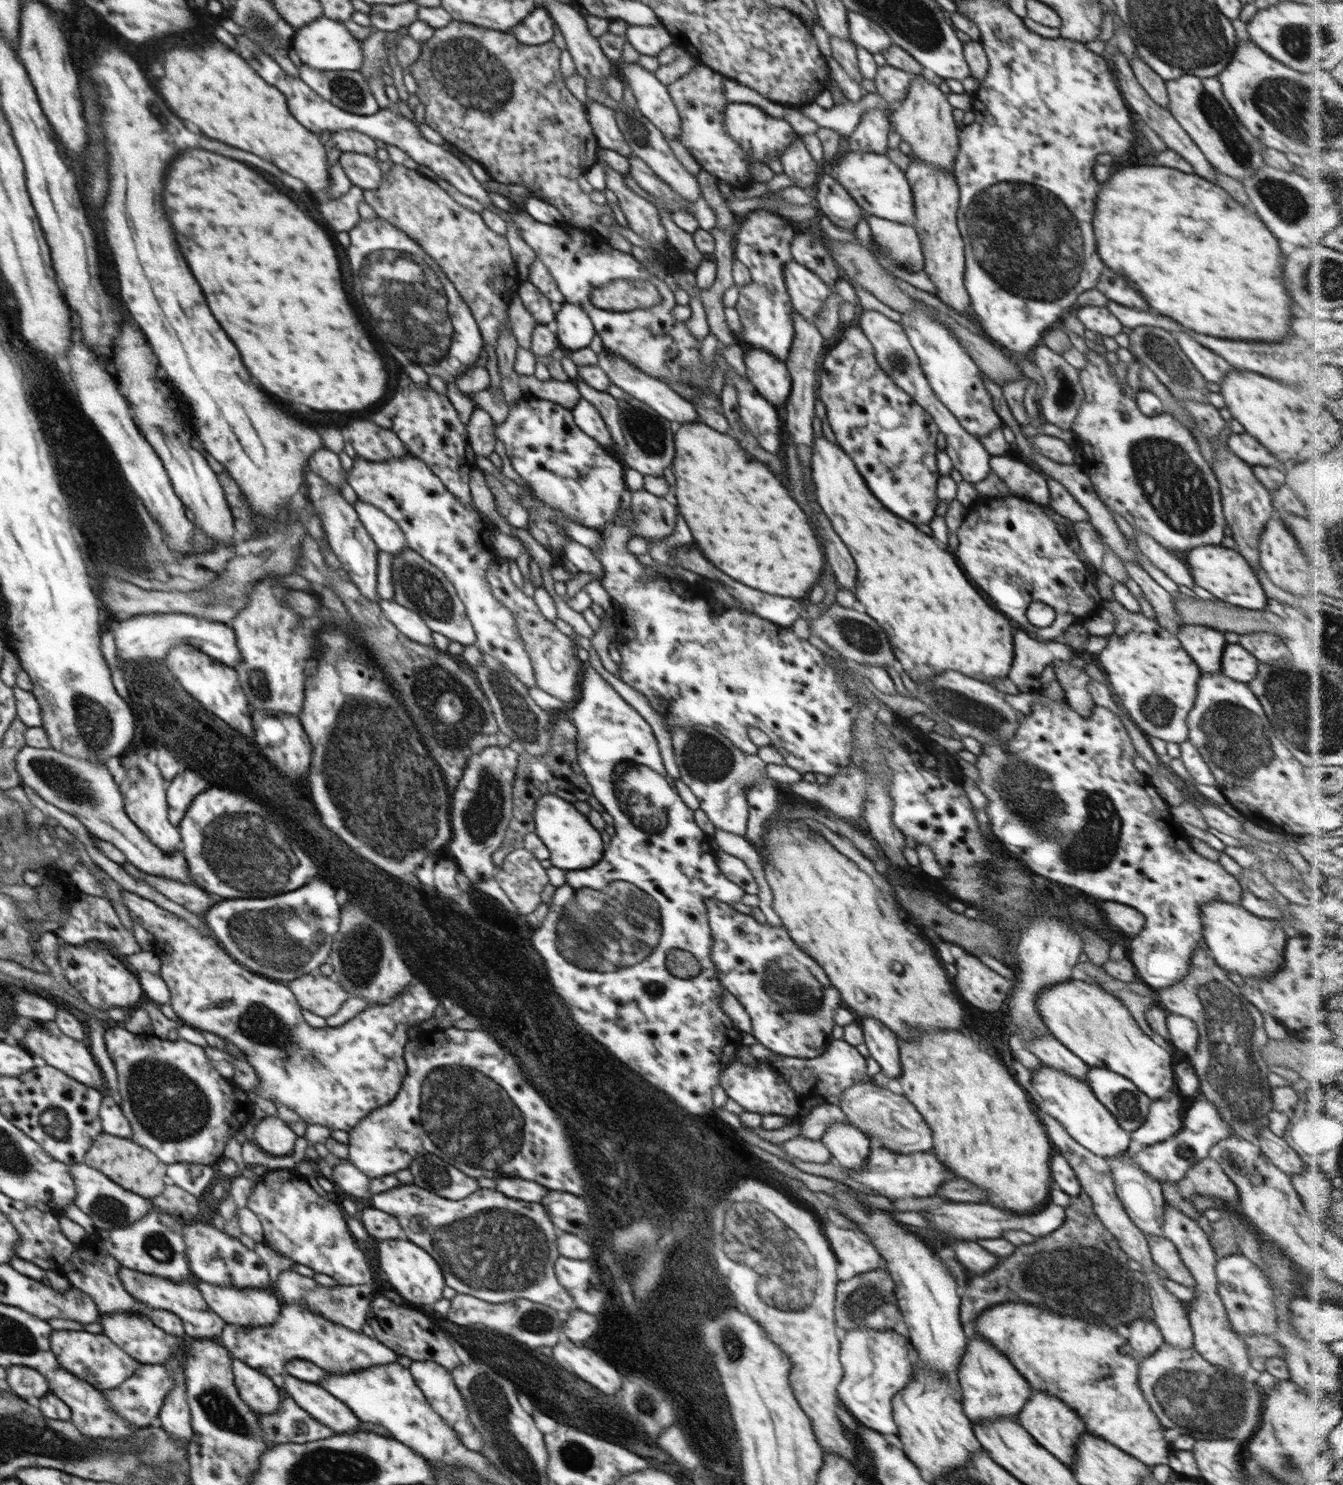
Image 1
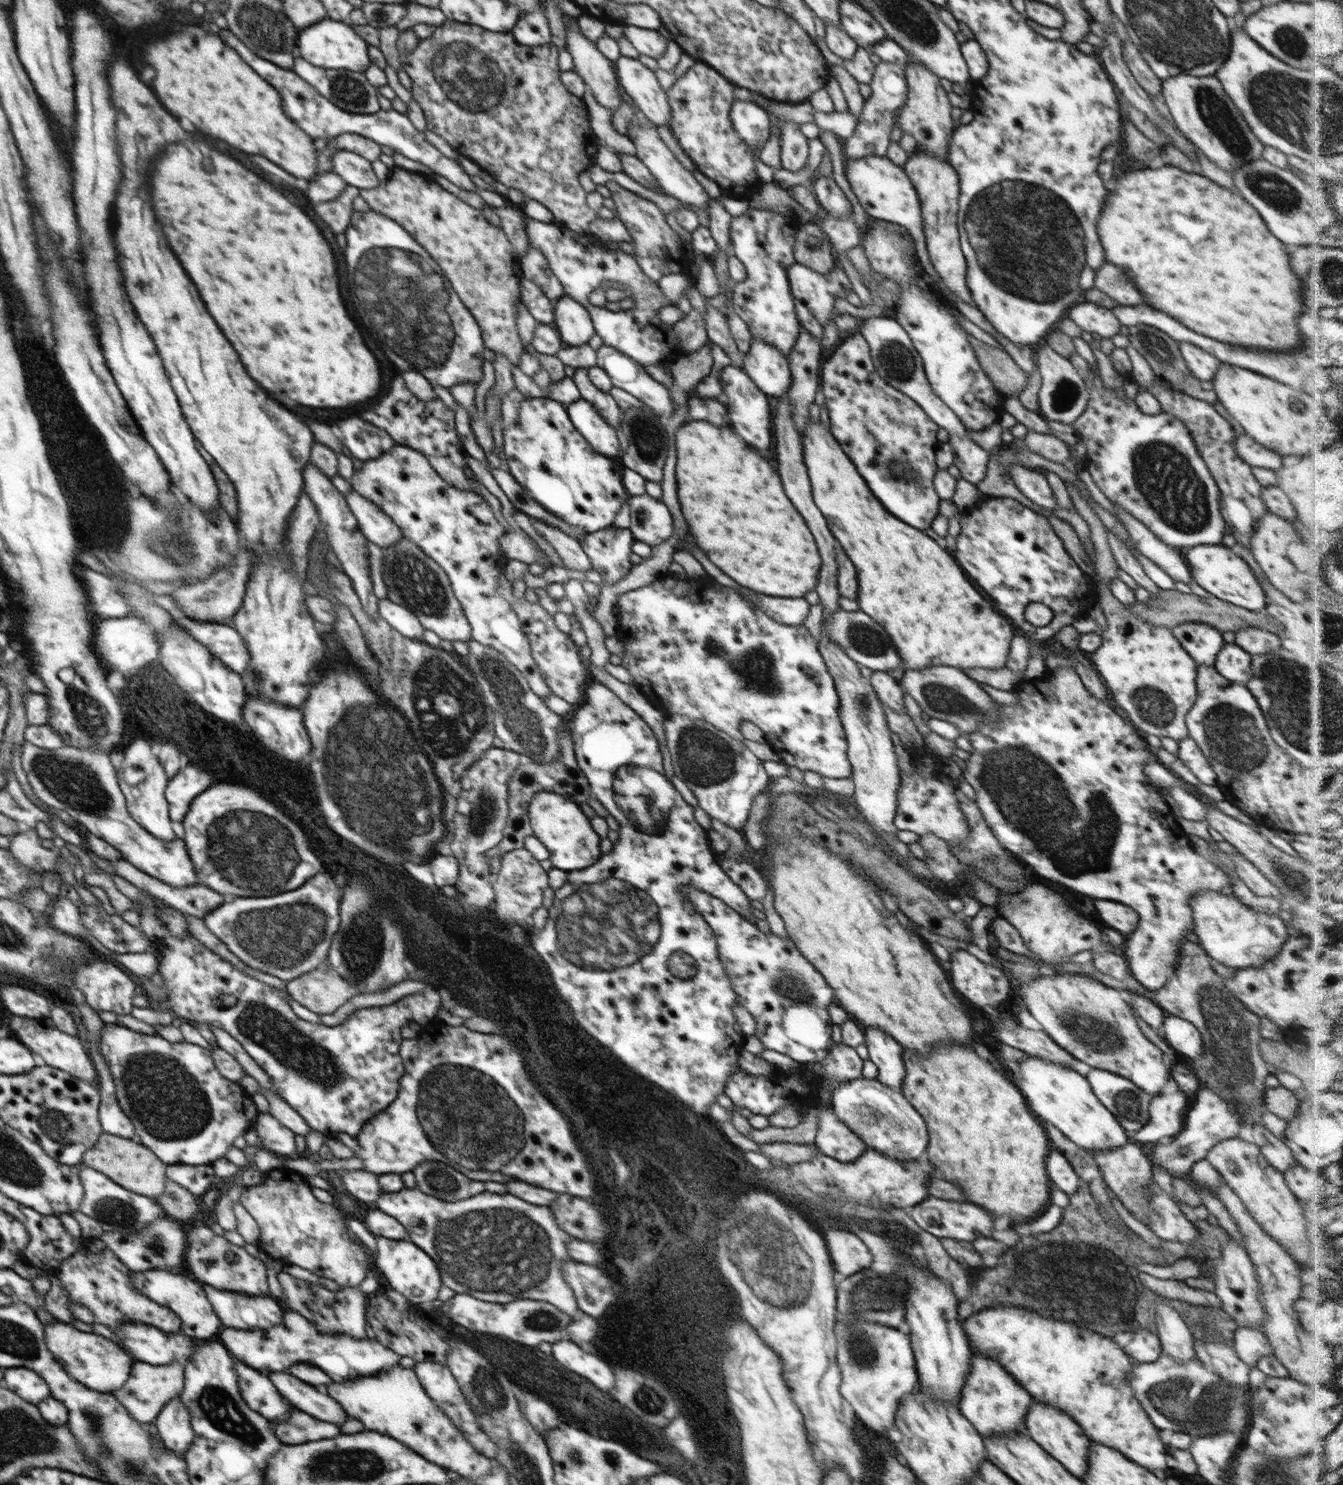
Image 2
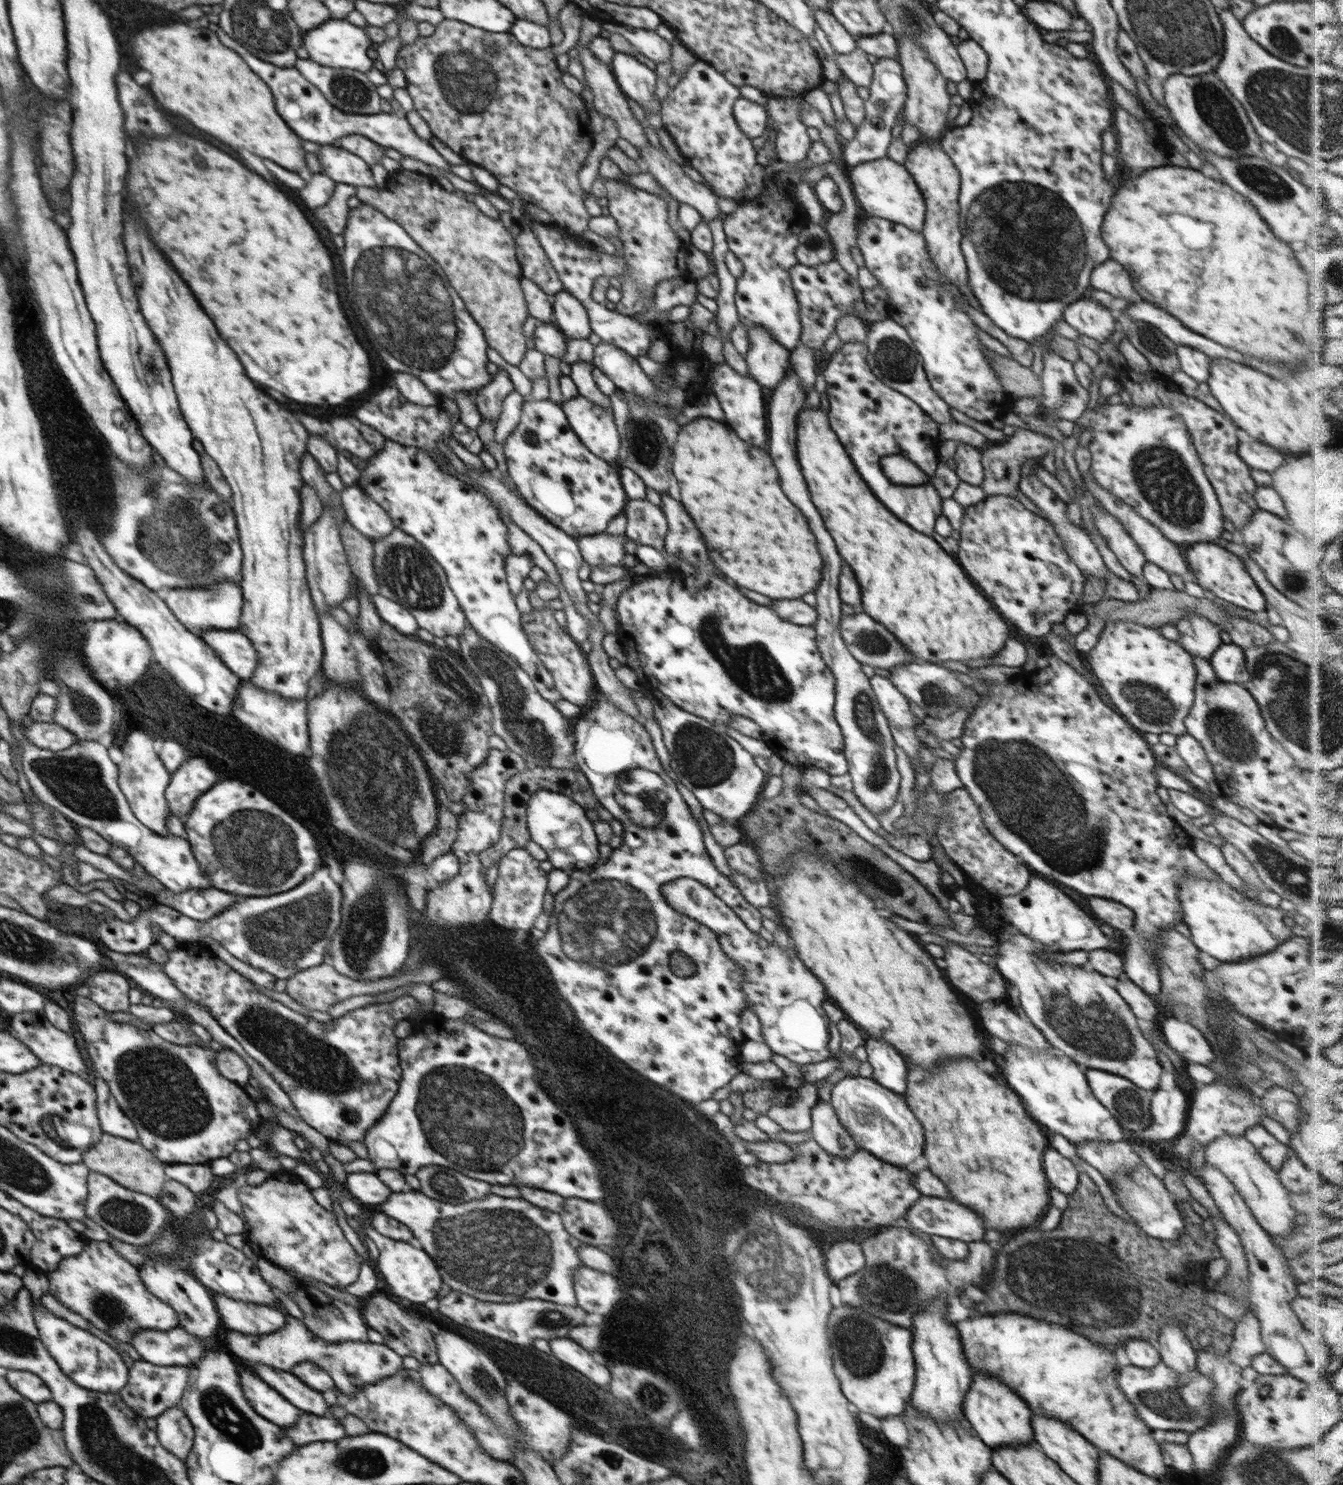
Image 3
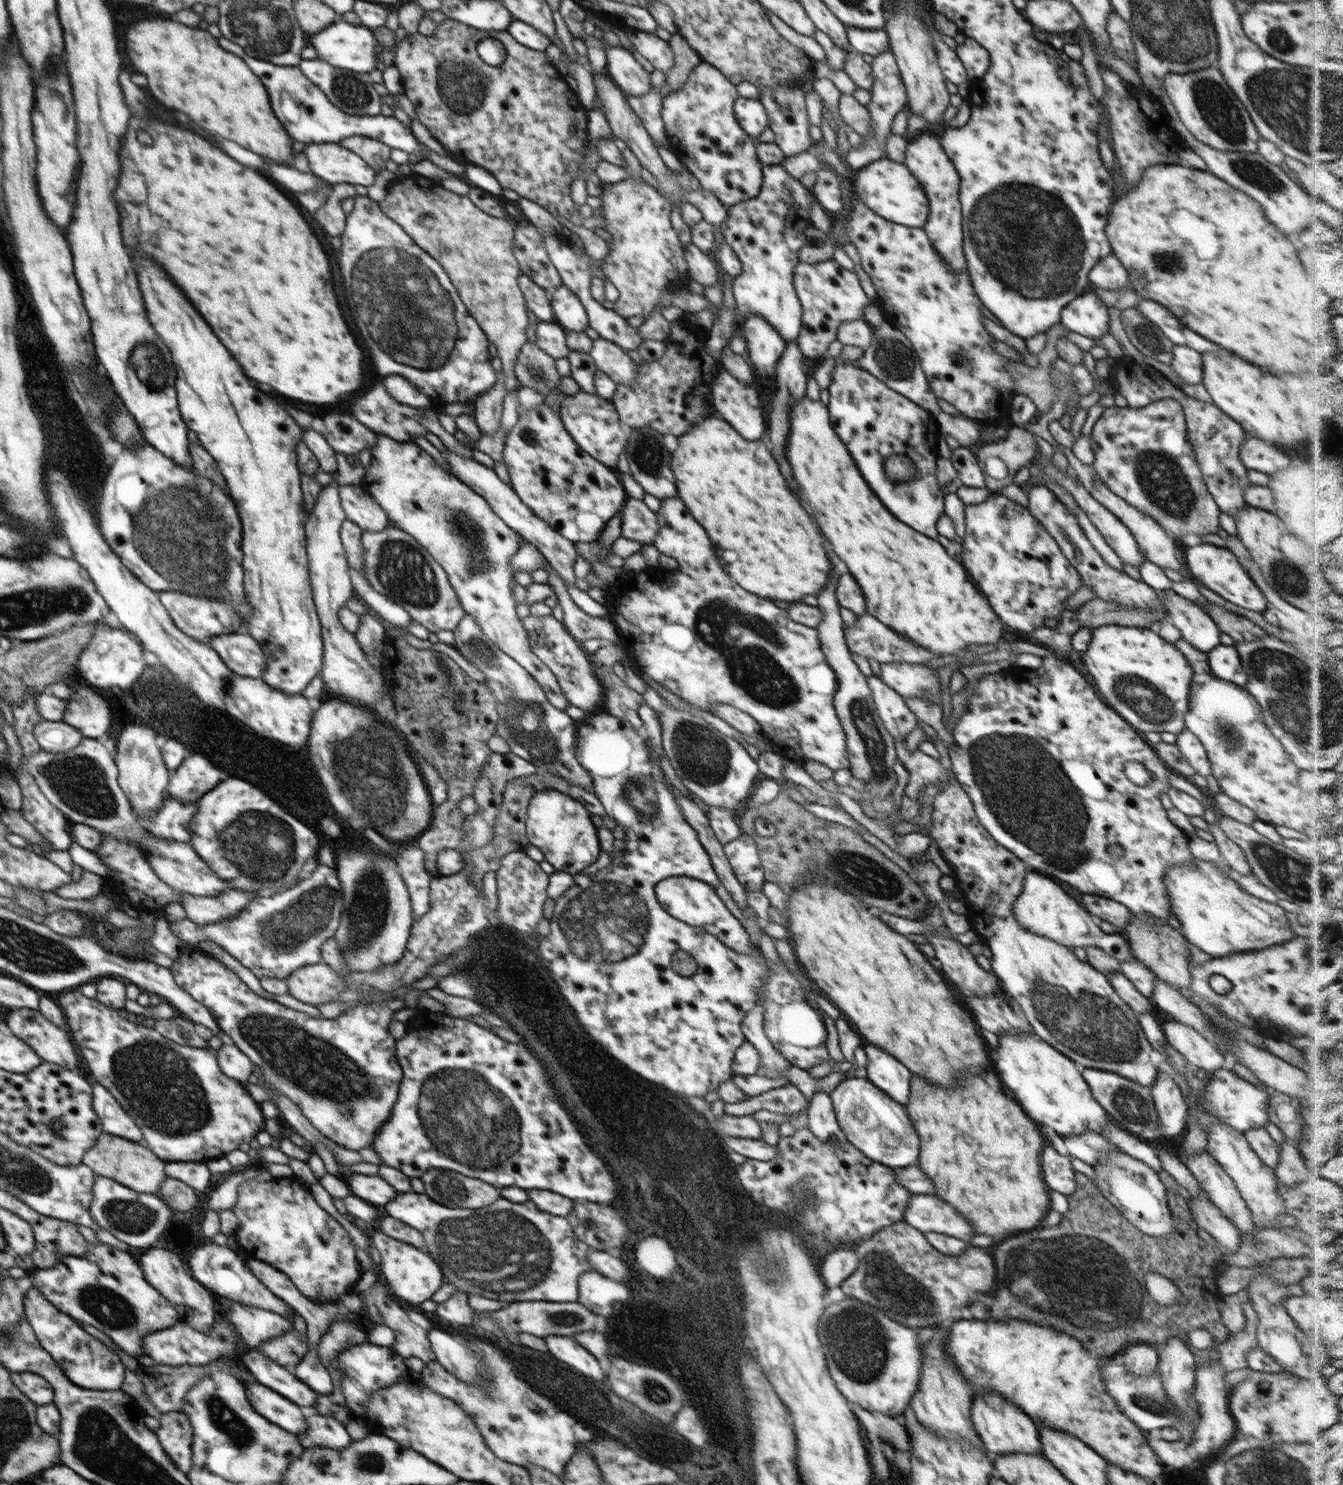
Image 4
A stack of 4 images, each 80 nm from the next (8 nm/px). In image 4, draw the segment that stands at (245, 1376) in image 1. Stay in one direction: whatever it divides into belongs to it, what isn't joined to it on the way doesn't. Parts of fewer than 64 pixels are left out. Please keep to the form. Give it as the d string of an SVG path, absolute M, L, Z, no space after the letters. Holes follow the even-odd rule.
M255 1380L250 1384L245 1383L245 1393L252 1408L258 1414L266 1417L266 1420L278 1424L280 1428L294 1432L294 1434L306 1430L306 1420L304 1420L304 1414L300 1412L300 1408L296 1404L288 1402L286 1398L282 1398L280 1394L276 1394L274 1390L264 1388Z

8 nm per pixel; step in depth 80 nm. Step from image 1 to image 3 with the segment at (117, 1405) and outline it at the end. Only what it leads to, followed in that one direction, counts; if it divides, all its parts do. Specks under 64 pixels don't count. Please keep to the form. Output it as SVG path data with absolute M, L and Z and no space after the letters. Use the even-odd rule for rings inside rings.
M134 1361L129 1374L128 1382L118 1393L131 1410L147 1419L155 1418L168 1407L178 1406L188 1384L189 1367L156 1366L146 1361Z

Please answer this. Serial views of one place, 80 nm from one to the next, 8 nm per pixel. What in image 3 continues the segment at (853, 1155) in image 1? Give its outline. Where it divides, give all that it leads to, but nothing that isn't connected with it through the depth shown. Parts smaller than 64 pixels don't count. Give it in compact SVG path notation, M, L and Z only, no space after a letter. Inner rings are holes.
M819 1099L811 1109L811 1119L812 1139L826 1152L846 1158L860 1149L842 1126L832 1105Z

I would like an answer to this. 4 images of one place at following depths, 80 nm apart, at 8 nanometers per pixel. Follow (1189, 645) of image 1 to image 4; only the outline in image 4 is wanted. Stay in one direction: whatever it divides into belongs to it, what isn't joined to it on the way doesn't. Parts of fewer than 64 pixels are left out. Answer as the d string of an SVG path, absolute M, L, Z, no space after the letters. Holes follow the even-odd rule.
M1172 588L1162 592L1169 610L1169 621L1180 630L1181 638L1196 651L1206 654L1219 646L1221 630L1208 612L1202 611L1194 601L1178 595Z

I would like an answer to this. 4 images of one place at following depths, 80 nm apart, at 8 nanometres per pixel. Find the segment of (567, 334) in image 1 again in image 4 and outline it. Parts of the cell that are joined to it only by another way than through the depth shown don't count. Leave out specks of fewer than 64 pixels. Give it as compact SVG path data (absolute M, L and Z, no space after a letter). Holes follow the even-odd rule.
M561 284L549 292L554 321L570 332L585 332L588 325L586 309L567 286Z

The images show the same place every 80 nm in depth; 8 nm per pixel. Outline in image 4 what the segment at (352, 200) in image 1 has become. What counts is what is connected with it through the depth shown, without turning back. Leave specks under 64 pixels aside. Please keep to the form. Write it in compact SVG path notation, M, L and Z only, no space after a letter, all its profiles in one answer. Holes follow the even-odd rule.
M334 184L327 201L314 214L316 220L320 222L320 226L326 230L326 234L340 236L344 232L347 214L342 209L342 201L350 198L350 196L357 196L354 185Z

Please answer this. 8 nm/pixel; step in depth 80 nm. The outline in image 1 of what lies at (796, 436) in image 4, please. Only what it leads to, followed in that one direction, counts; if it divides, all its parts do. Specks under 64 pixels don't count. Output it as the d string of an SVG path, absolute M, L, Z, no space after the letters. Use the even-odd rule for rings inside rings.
M815 436L813 446L813 455L811 460L812 467L812 478L816 487L816 498L824 510L824 514L828 516L828 520L832 522L838 538L842 538L842 542L848 546L850 554L854 556L854 562L858 566L858 580L856 580L856 588L854 589L855 598L865 608L865 613L871 616L879 625L882 630L887 633L887 640L892 646L895 659L900 662L902 668L910 678L915 682L925 682L933 676L944 672L945 670L956 670L974 678L981 680L982 682L988 683L993 682L998 678L1006 678L1009 676L1010 669L1012 667L1012 660L1014 659L1014 646L1013 646L1013 635L1011 619L1004 616L995 607L992 608L988 602L984 600L970 584L970 580L962 574L962 568L956 564L956 560L944 552L942 548L938 548L938 544L926 536L924 532L920 532L916 526L912 526L910 522L894 516L892 512L888 512L882 503L872 494L872 491L868 488L866 481L862 478L862 475L858 472L855 467L853 460L839 447L838 444L832 444L829 440L826 440L824 436Z

